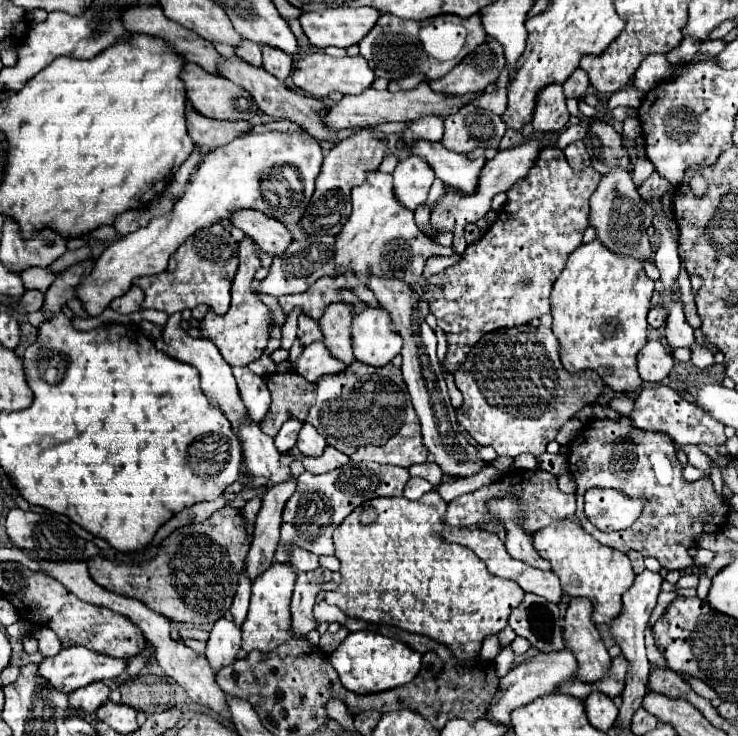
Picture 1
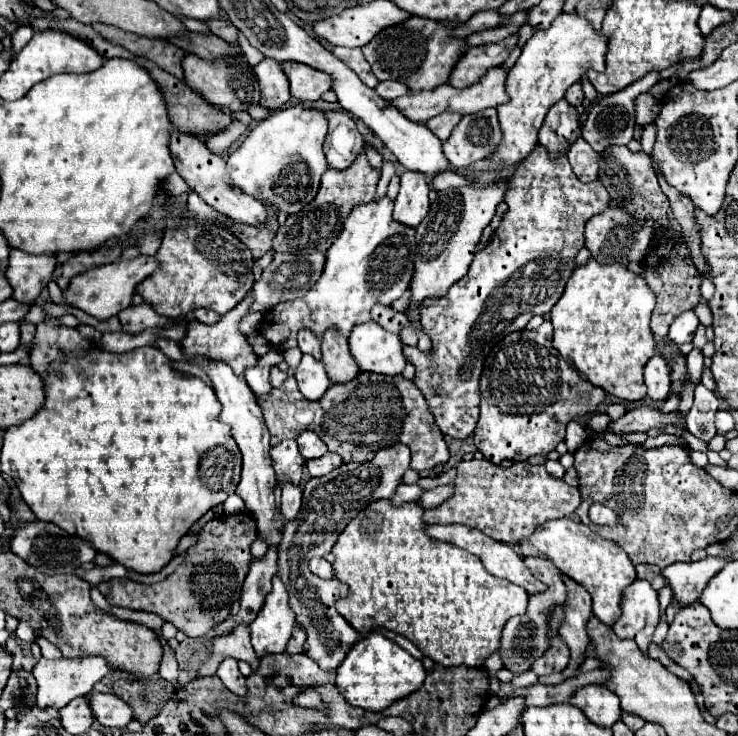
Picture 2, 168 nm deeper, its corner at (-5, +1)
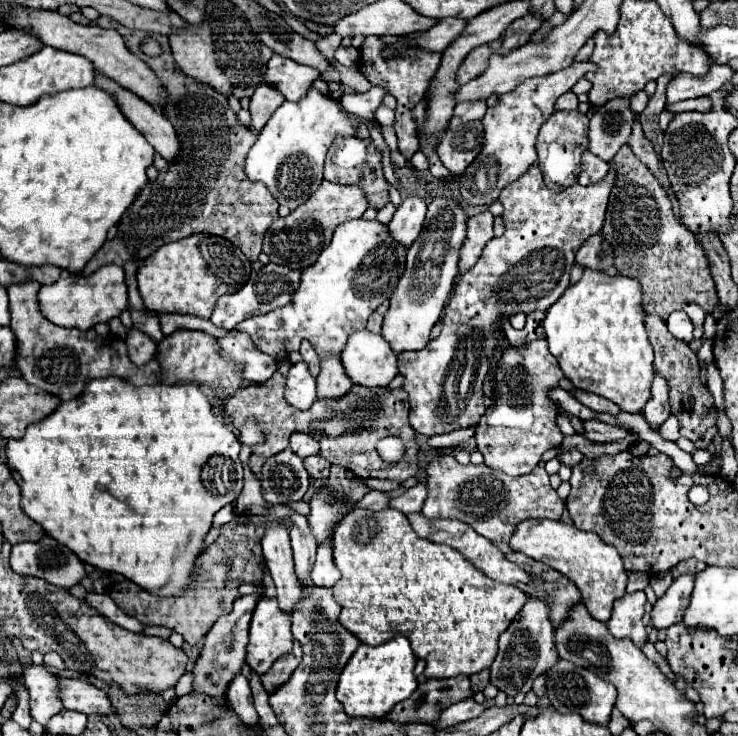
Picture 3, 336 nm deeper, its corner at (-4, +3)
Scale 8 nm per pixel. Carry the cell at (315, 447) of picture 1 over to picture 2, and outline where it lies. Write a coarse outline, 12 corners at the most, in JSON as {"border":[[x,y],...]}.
{"border":[[303,431],[297,437],[305,459],[327,453],[327,445],[317,433]]}

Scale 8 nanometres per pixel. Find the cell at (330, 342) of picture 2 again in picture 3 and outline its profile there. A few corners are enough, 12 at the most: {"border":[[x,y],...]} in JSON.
{"border":[[338,355],[322,359],[318,399],[340,399],[350,391]]}

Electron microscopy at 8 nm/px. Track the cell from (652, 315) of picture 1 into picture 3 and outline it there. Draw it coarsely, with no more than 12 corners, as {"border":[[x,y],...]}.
{"border":[[622,145],[602,237],[662,319],[718,305],[708,257]]}

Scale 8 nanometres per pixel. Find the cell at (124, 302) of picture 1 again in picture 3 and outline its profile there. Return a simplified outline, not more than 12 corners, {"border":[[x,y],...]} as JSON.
{"border":[[138,329],[128,331],[130,361],[138,367],[156,353],[156,343]]}

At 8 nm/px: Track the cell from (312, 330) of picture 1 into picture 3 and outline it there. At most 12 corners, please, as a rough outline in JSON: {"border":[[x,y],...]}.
{"border":[[308,341],[300,345],[300,355],[310,367],[310,375],[318,375],[320,359]]}

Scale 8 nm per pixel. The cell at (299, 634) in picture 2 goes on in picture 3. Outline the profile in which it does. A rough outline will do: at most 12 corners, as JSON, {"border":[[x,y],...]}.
{"border":[[296,641],[290,655],[278,659],[266,675],[262,687],[274,693],[282,687],[302,659]]}

